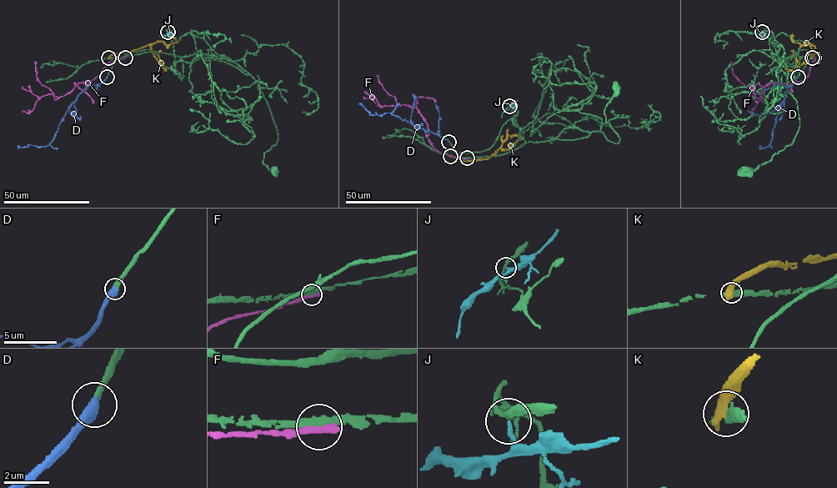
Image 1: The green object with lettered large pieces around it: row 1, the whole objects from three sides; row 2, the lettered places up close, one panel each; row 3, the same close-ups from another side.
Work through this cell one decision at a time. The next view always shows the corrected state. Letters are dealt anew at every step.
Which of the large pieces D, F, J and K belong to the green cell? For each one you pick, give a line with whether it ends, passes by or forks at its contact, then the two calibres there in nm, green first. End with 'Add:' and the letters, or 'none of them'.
D: it ends; calibres 320 and 600 nm
Add: D

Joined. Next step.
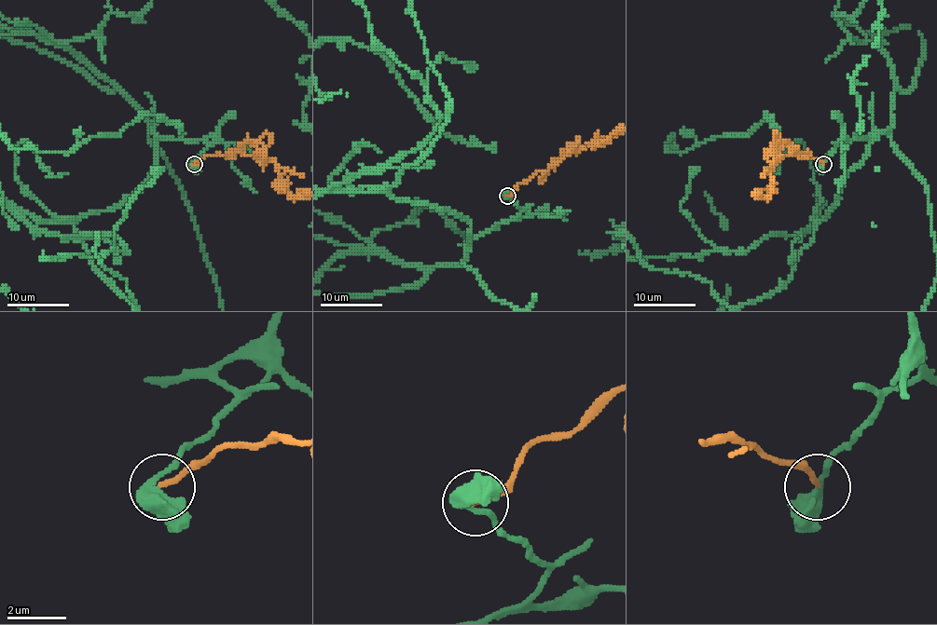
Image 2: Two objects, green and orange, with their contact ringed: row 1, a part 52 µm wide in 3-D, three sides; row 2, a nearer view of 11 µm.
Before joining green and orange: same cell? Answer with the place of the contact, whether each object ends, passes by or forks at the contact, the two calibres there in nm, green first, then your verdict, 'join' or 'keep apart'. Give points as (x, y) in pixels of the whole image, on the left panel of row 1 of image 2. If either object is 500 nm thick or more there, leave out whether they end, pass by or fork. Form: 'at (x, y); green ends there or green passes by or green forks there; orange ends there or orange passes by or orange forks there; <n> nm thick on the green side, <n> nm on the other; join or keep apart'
at (194, 164); 500 nm thick on the green side, 150 nm on the other; keep apart

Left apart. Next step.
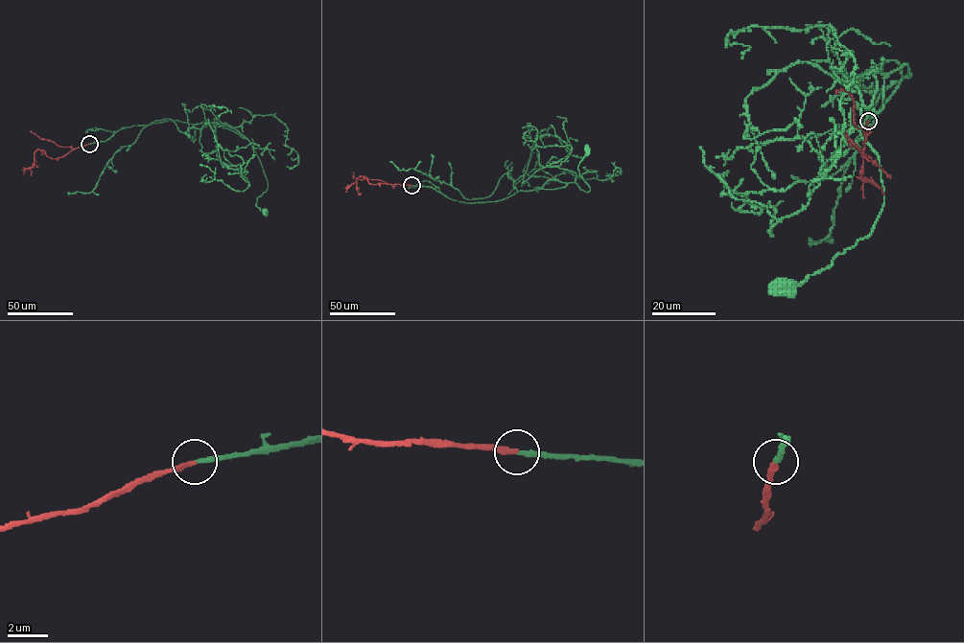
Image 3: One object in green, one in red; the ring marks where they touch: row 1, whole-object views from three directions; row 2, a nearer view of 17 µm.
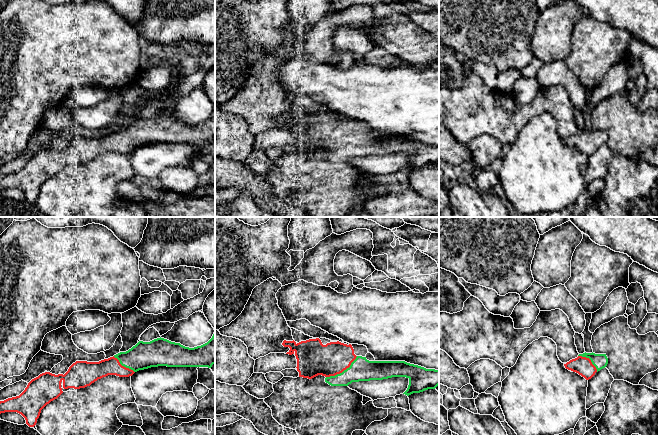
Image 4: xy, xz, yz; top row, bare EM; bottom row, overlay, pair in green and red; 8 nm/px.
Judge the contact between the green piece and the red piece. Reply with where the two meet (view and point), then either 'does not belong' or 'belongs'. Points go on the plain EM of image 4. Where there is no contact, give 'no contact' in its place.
xz (343, 147) | belongs

